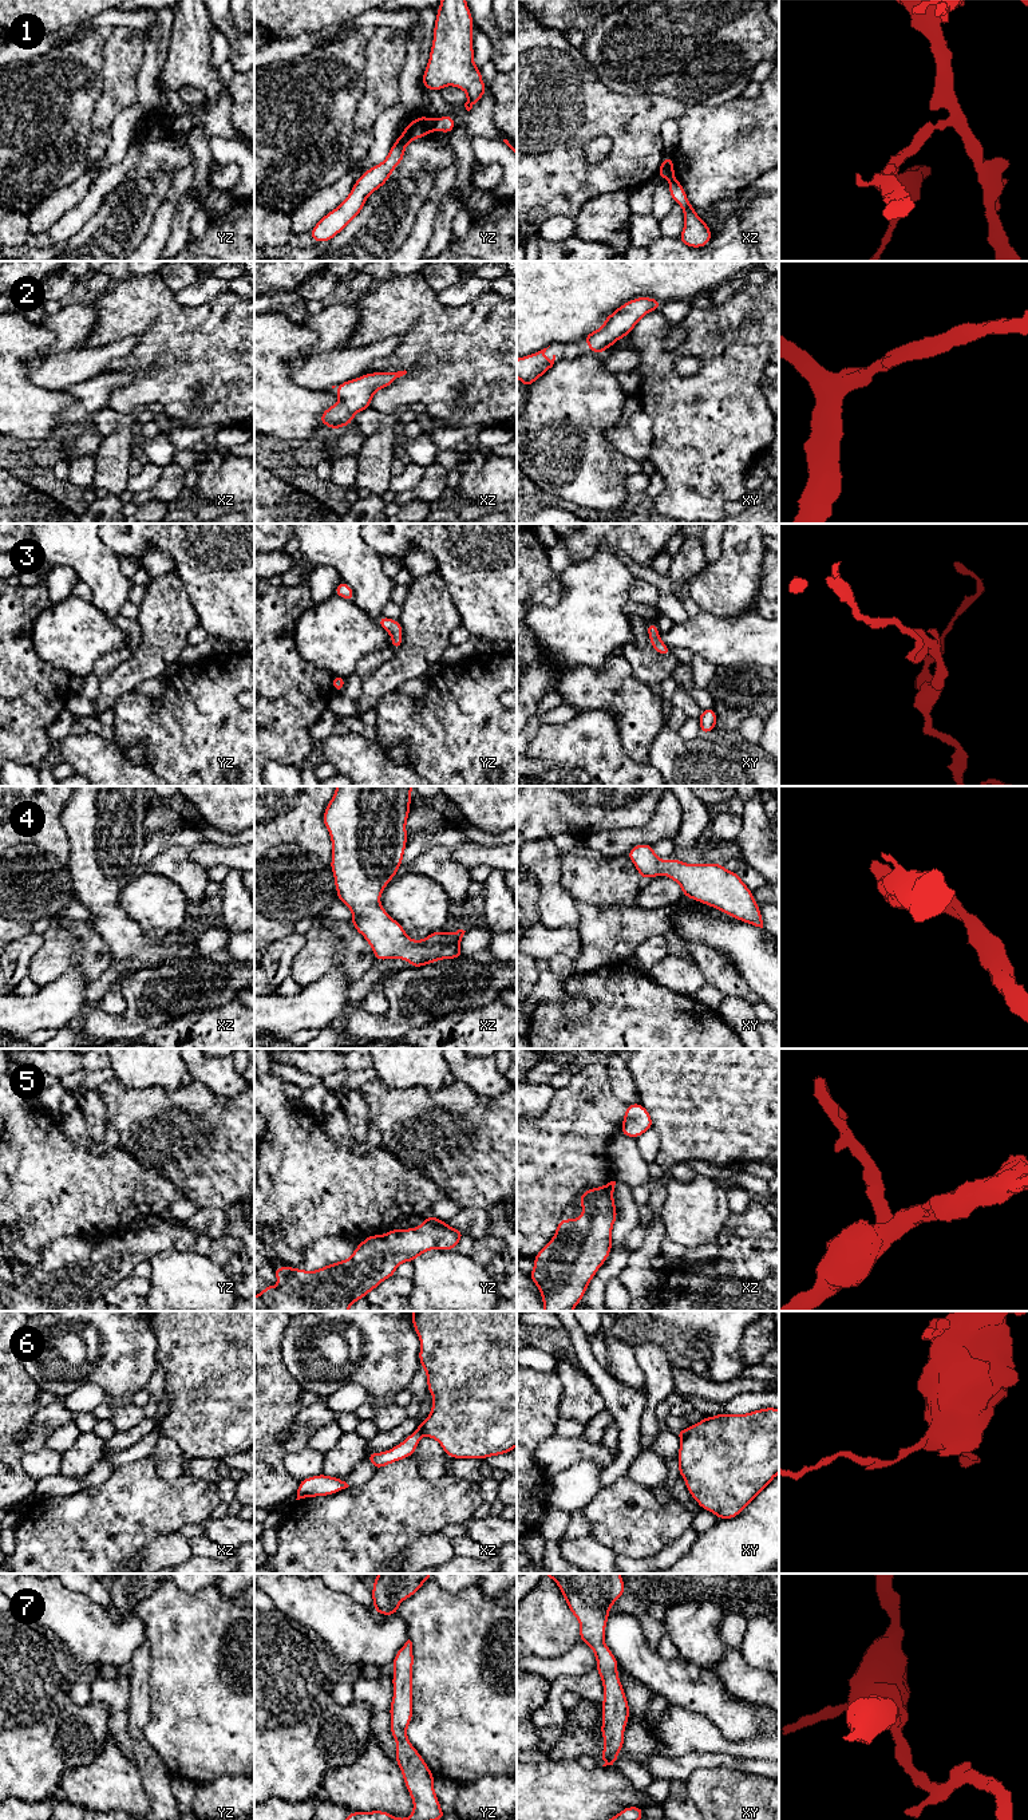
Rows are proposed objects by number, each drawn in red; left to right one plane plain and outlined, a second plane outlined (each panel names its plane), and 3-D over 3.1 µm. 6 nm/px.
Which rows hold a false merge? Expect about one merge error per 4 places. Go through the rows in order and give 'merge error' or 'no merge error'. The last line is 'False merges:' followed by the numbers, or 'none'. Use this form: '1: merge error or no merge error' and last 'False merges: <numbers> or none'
1: merge error
2: no merge error
3: no merge error
4: no merge error
5: no merge error
6: merge error
7: no merge error
False merges: 1, 6

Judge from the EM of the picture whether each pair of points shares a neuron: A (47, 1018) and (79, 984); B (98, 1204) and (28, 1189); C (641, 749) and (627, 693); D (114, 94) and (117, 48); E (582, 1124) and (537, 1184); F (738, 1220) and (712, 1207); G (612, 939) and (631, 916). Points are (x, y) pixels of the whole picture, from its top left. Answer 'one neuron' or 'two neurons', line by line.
A: one neuron
B: one neuron
C: one neuron
D: one neuron
E: one neuron
F: two neurons
G: one neuron

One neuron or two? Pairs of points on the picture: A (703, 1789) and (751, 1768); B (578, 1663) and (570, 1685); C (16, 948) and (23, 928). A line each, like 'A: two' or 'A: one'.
A: two
B: two
C: two

